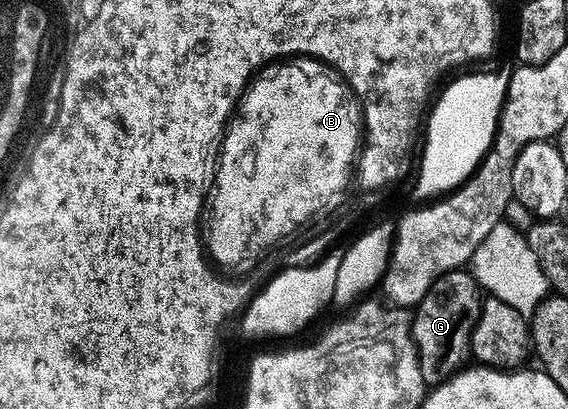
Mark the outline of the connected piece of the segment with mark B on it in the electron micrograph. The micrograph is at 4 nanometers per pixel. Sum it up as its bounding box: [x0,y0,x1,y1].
[193,58,357,284]

